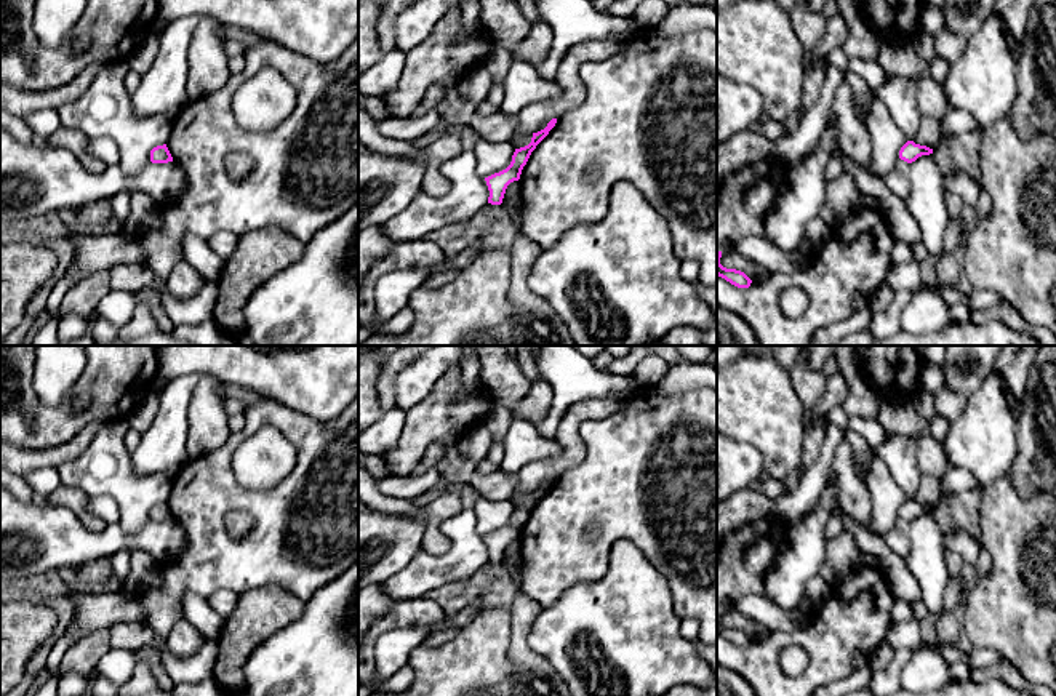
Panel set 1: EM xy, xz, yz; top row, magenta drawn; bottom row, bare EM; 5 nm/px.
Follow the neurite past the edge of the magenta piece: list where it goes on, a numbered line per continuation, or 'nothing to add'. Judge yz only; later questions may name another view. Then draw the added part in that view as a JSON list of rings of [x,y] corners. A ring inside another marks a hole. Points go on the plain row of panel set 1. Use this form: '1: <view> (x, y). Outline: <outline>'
nothing to add

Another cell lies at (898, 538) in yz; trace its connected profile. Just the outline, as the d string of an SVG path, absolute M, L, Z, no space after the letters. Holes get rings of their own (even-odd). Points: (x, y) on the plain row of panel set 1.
M899 518L891 530L883 536L883 542L899 557L910 552L910 522Z

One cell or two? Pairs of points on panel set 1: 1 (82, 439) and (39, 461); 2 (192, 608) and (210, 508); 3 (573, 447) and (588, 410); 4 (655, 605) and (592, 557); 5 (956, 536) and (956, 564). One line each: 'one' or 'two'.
1: one
2: two
3: one
4: two
5: two

